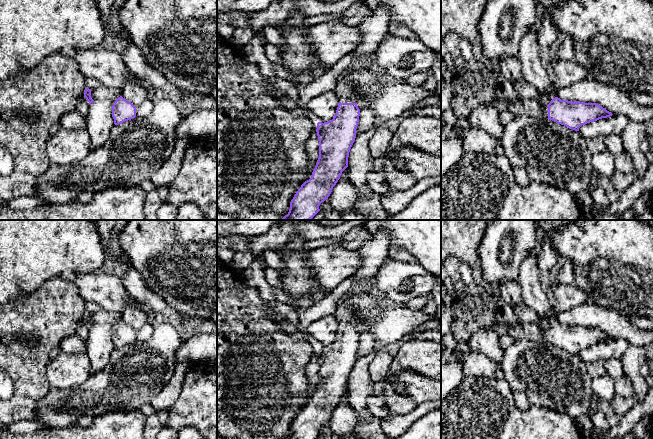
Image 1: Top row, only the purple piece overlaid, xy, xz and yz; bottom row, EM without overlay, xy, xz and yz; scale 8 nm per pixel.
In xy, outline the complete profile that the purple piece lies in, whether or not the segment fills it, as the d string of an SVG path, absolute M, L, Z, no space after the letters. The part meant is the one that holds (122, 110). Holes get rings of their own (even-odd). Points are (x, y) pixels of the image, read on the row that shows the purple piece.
M120 96L112 106L112 117L115 125L131 120L136 117L136 107Z

